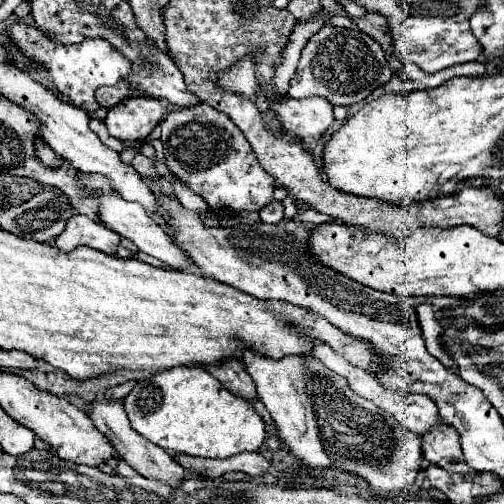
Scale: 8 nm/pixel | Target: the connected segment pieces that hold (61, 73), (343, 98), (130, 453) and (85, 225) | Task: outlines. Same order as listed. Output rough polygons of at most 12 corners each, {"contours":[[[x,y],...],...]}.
{"contours":[[[37,27],[9,37],[69,103],[89,115],[95,89],[117,85],[131,63],[103,39],[51,41]],[[325,25],[287,95],[349,107],[393,71],[377,41]],[[97,399],[89,413],[119,457],[173,489],[185,469],[131,429],[123,401]],[[73,215],[57,237],[61,251],[79,245],[113,255],[121,237],[105,225]]]}

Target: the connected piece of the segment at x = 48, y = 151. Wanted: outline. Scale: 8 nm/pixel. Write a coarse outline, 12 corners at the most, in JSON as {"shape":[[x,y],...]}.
{"shape":[[41,137],[35,139],[35,155],[49,169],[61,167],[65,159],[55,155]]}

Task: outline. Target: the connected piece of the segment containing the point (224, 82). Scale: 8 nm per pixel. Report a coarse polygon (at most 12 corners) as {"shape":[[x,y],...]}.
{"shape":[[245,55],[219,73],[223,91],[253,99],[261,115],[269,103],[261,97],[255,57]]}

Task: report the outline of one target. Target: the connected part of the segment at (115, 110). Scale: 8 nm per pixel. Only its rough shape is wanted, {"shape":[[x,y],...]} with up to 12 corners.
{"shape":[[129,97],[105,125],[121,141],[143,141],[163,119],[155,97]]}

